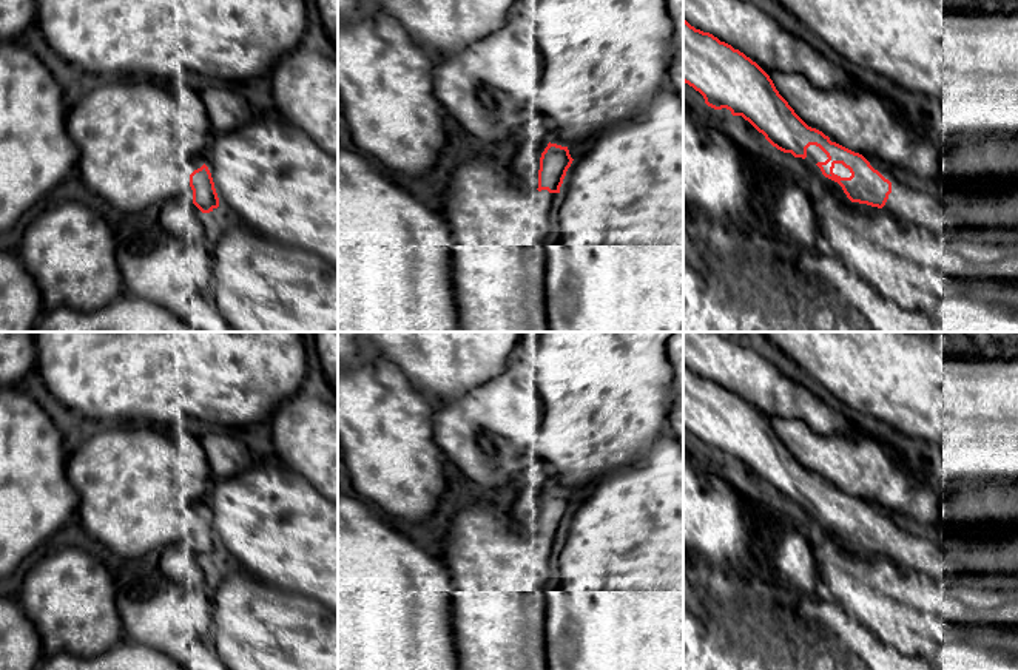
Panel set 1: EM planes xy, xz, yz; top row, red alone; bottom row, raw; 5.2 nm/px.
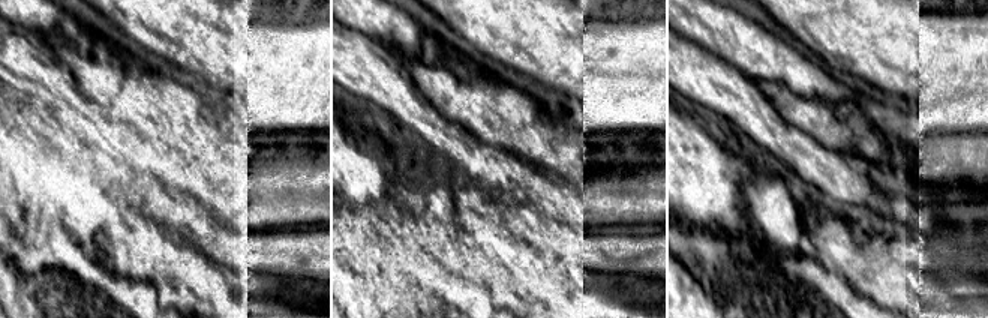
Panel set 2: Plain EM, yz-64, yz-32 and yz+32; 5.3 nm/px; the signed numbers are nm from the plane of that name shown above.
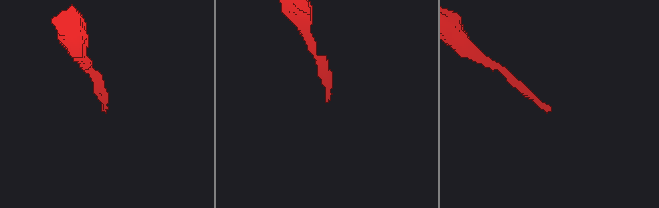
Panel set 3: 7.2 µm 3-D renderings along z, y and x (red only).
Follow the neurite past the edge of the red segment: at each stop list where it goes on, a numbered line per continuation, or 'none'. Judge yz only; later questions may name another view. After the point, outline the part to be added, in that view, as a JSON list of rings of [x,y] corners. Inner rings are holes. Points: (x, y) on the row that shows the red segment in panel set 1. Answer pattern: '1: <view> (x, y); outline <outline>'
1: yz (970, 258); outline [[[853,202],[851,210],[864,216],[875,242],[902,261],[938,269],[966,283],[979,279],[1018,283],[1018,241],[1007,244],[975,235],[947,241],[902,224],[878,207]]]

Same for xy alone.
1: xy (179, 216); outline [[[177,195],[167,199],[157,222],[165,232],[182,241],[202,241],[207,235],[211,235],[207,218],[201,218],[202,211],[193,204],[193,201]]]

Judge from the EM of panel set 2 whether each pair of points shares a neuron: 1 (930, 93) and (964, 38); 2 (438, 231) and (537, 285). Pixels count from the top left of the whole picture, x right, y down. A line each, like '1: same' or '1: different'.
1: same
2: same

